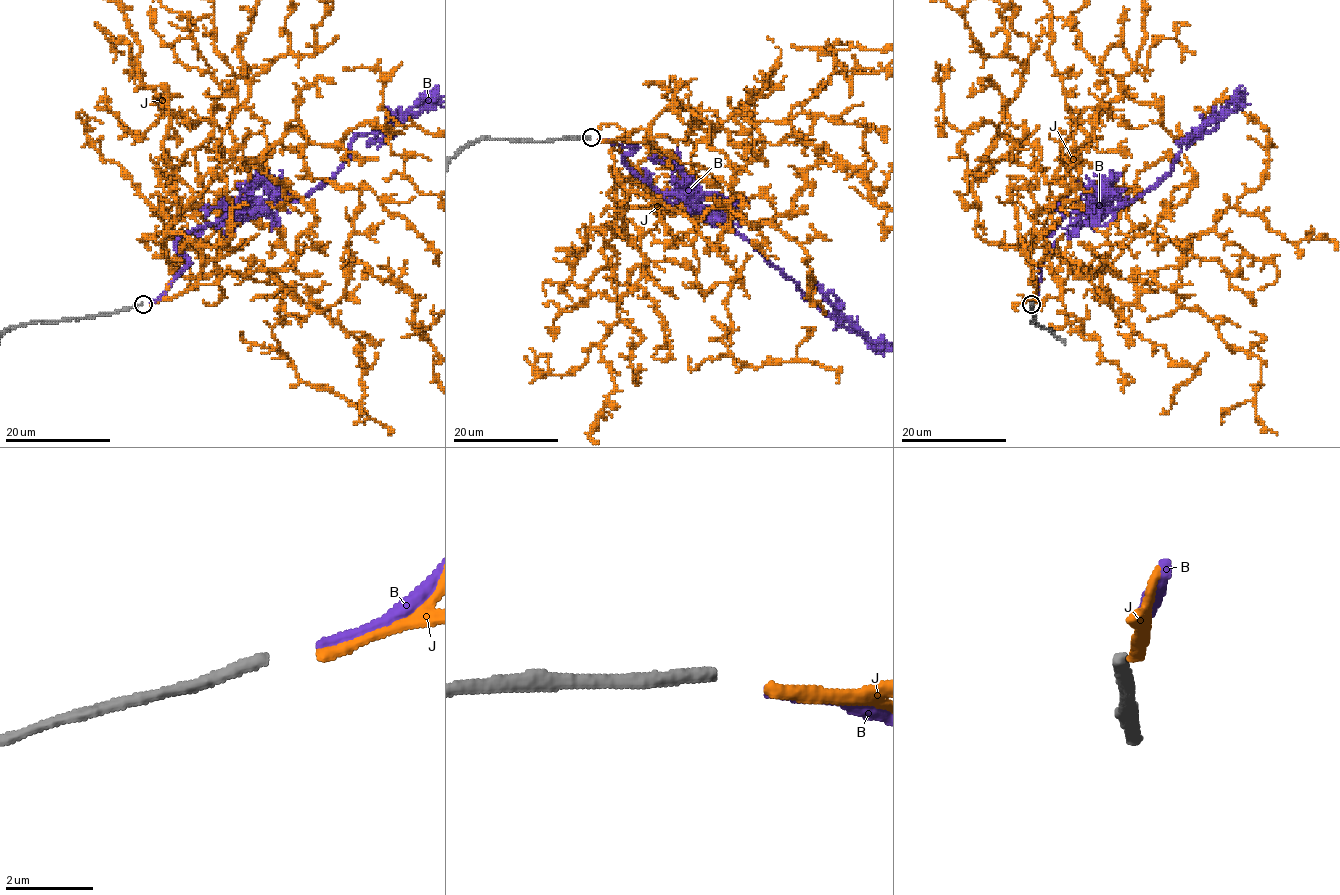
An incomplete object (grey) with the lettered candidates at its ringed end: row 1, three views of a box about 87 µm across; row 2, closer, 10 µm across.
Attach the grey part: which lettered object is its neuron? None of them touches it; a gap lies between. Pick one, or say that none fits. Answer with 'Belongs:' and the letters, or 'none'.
Belongs: none

